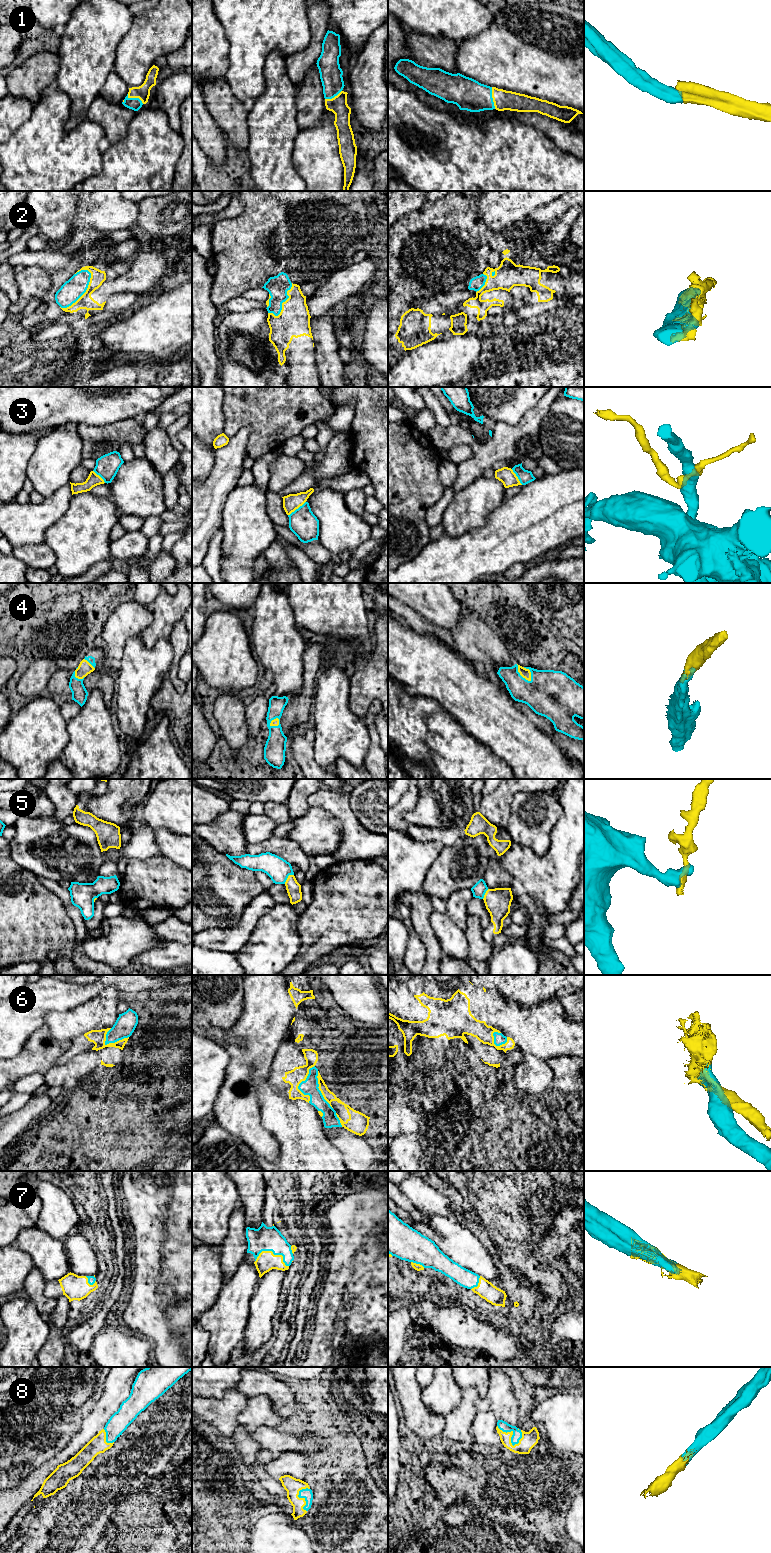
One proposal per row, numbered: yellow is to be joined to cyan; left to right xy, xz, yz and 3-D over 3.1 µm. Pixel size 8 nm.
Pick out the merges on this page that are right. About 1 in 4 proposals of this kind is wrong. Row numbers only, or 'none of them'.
1, 2, 4, 6, 7, 8

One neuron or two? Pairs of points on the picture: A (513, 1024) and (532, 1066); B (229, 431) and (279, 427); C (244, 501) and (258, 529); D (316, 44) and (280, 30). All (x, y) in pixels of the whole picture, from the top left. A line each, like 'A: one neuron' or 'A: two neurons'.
A: two neurons
B: one neuron
C: one neuron
D: two neurons

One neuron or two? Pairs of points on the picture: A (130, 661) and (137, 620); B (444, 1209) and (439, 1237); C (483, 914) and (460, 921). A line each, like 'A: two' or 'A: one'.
A: two
B: two
C: two

